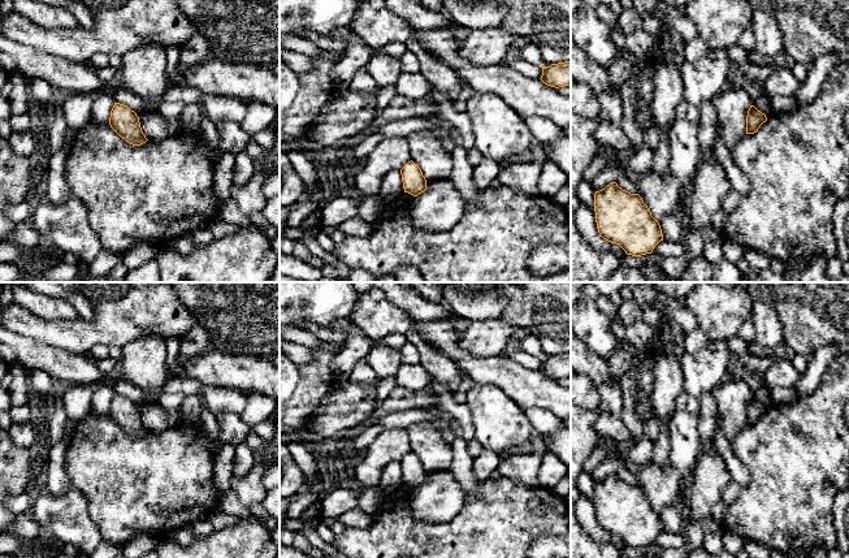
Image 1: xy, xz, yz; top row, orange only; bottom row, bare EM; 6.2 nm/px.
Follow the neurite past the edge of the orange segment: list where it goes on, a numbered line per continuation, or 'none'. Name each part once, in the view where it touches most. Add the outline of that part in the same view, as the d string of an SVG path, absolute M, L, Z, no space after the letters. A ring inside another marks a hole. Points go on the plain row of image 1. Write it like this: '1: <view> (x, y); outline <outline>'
none

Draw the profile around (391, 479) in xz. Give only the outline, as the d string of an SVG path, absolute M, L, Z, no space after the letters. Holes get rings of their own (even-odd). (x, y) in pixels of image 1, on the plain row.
M390 462L382 471L378 488L382 494L393 494L404 485L400 462Z

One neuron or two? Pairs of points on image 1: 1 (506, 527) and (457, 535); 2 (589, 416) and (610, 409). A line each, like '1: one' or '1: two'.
1: one
2: two

